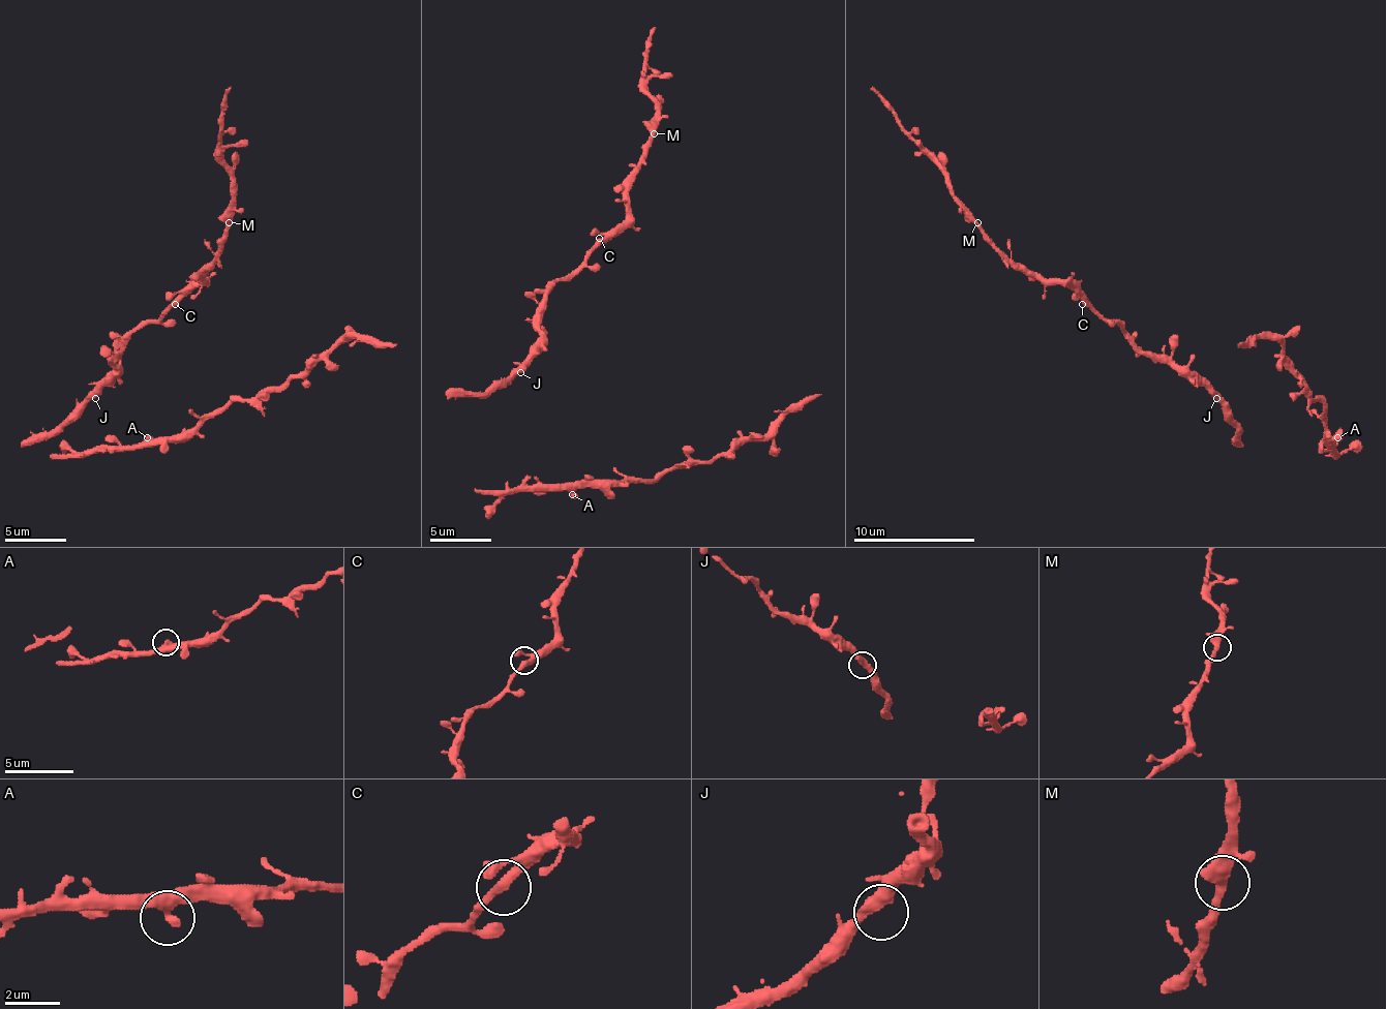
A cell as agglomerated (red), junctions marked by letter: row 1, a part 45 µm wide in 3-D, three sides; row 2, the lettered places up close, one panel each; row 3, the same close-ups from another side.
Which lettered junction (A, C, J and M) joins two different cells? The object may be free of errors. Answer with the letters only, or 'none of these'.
none of these

